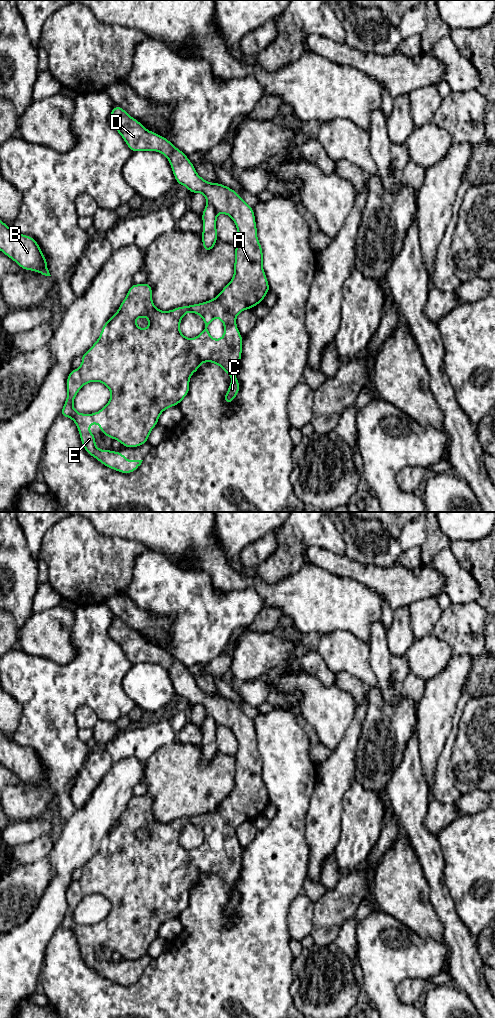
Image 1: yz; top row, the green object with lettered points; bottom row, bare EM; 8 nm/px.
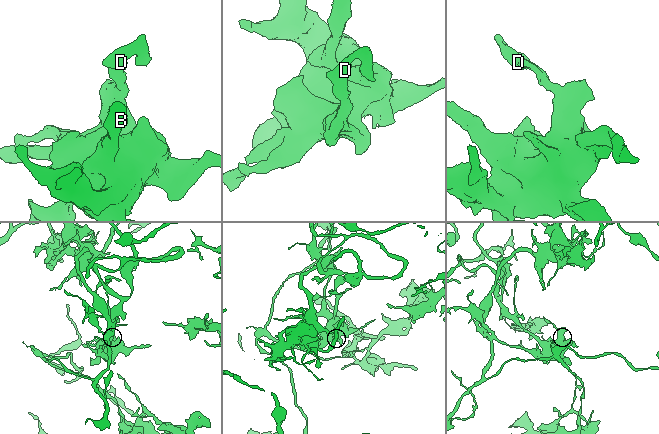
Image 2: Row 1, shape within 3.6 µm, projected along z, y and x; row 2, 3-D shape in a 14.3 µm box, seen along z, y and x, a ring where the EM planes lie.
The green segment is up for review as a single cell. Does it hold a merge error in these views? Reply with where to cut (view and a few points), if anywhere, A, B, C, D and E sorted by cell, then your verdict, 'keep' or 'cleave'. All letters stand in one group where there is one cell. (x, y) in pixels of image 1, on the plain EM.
no cut | A B C D E | keep

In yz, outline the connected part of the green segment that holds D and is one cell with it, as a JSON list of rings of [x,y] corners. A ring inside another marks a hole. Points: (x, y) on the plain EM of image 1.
[[[117,617],[113,619],[109,635],[119,644],[132,664],[160,664],[168,670],[177,696],[187,699],[189,705],[202,705],[205,708],[207,716],[201,726],[204,763],[210,764],[218,751],[216,740],[218,724],[230,728],[238,743],[234,788],[215,810],[170,823],[161,823],[153,816],[152,798],[148,794],[139,797],[132,795],[117,825],[106,833],[97,853],[81,868],[81,878],[72,881],[67,889],[67,910],[59,927],[75,934],[83,960],[90,968],[110,981],[129,986],[136,983],[143,972],[126,972],[124,965],[98,961],[95,956],[96,948],[89,943],[89,937],[97,935],[104,948],[118,952],[127,960],[136,960],[147,955],[150,944],[158,936],[160,926],[170,919],[179,917],[188,907],[190,888],[205,874],[215,875],[231,889],[231,896],[223,910],[226,916],[231,916],[240,902],[240,895],[235,885],[240,877],[243,853],[243,848],[237,840],[236,829],[243,822],[253,821],[257,816],[262,815],[270,803],[270,798],[263,781],[263,762],[257,750],[253,720],[232,700],[221,695],[205,693],[197,686],[194,676],[189,673],[186,666],[165,649],[147,642],[122,619]],[[188,824],[200,827],[204,831],[203,843],[193,851],[186,850],[179,841],[182,830]],[[138,829],[149,831],[149,838],[146,841],[140,841],[136,837],[135,833]],[[214,830],[222,832],[225,842],[223,849],[218,852],[213,851],[208,842]],[[93,893],[101,894],[109,900],[111,903],[109,914],[96,925],[78,925],[73,919],[74,911],[85,896]]]

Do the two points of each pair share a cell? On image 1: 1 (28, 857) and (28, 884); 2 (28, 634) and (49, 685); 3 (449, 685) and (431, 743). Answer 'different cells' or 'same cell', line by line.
1: different cells
2: different cells
3: same cell

